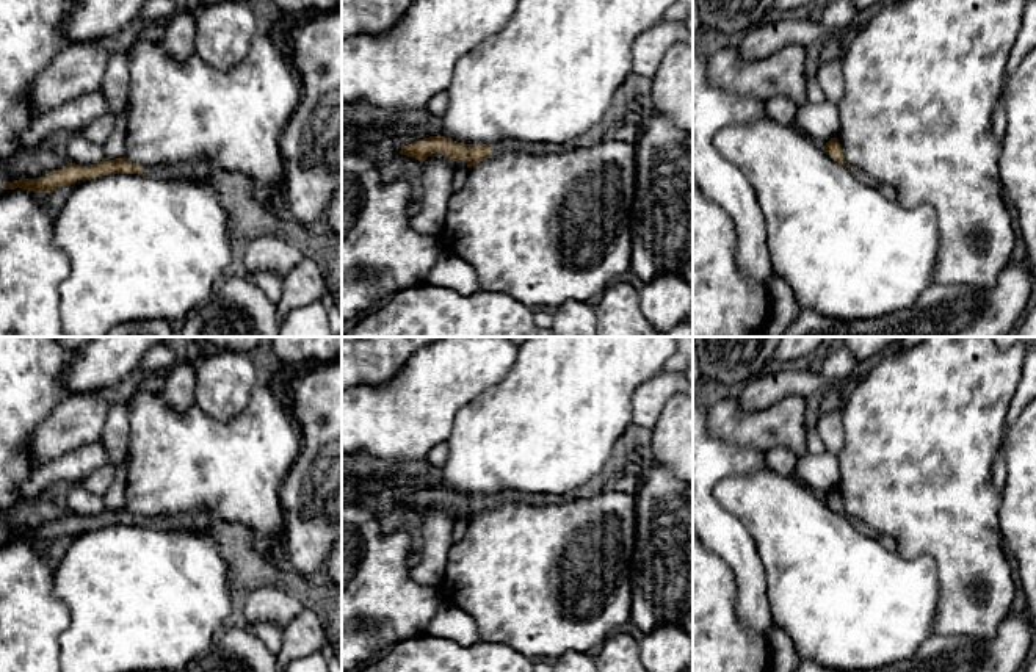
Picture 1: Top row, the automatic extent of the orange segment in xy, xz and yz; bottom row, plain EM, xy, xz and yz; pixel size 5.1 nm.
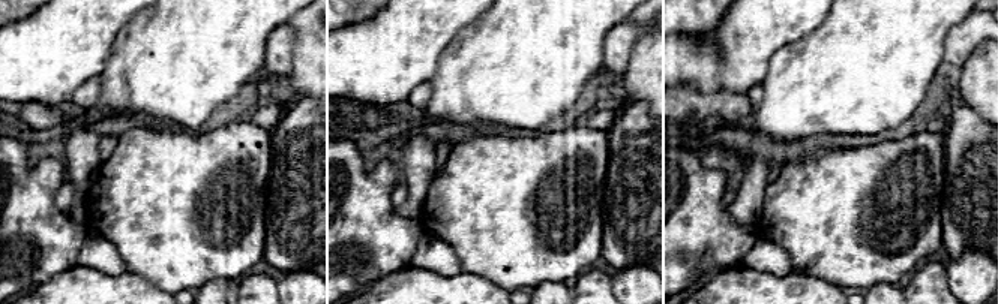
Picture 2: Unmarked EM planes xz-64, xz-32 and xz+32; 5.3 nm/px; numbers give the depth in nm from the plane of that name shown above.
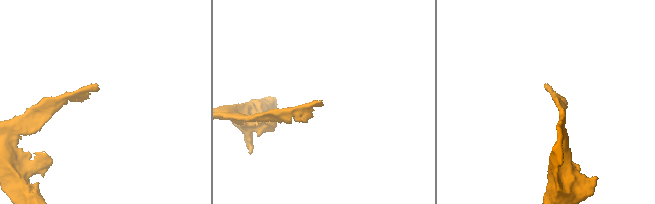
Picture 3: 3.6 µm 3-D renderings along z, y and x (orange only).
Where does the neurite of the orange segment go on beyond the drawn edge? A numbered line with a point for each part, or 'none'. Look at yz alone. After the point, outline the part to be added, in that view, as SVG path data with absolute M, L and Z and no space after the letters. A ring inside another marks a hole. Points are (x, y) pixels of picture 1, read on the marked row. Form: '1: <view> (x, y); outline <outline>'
1: yz (886, 190); outline M860 169L851 171L862 183L876 188L882 196L889 201L897 201L897 193L890 185L875 182L870 175L862 172Z

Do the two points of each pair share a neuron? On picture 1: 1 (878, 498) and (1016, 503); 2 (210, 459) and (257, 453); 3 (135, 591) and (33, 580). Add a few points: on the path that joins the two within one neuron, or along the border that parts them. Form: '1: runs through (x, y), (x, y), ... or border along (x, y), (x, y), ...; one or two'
1: border along (1003, 491), (999, 511), (1002, 541); two
2: runs through (221, 459), (246, 459); one
3: border along (55, 566), (54, 594), (65, 603), (69, 614); two

